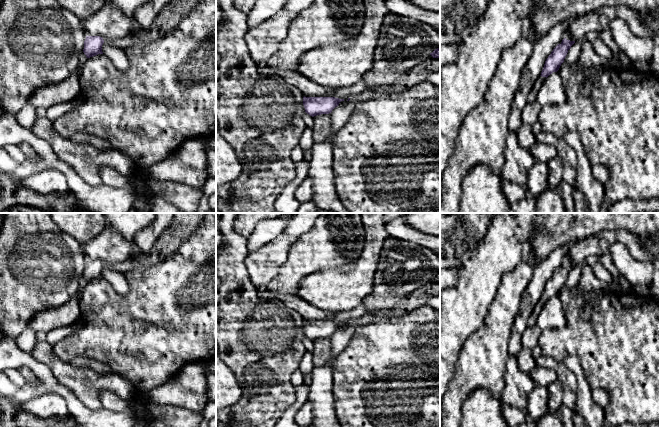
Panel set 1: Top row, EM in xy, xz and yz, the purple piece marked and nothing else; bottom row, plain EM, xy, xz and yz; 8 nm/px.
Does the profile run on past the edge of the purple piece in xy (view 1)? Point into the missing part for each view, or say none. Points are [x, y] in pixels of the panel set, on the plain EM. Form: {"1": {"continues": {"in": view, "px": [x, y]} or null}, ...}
{"1": {"continues": null}}

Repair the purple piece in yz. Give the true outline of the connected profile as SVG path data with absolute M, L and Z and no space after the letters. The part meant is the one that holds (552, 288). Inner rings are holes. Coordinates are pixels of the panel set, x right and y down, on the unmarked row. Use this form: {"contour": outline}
{"contour": "M564 262L562 266L553 273L553 275L545 285L541 299L537 302L529 319L527 320L528 326L536 325L537 317L540 314L545 303L553 296L557 296L559 294L561 288L564 286L568 274L574 267L575 265L570 265Z"}

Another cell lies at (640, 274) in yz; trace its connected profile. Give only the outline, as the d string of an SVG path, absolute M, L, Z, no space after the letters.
M621 242L611 244L609 254L618 271L633 285L632 292L643 296L650 295L655 272L653 263L635 259L627 246Z

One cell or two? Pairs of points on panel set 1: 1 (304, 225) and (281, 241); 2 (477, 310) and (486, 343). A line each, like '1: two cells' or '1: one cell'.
1: two cells
2: two cells

